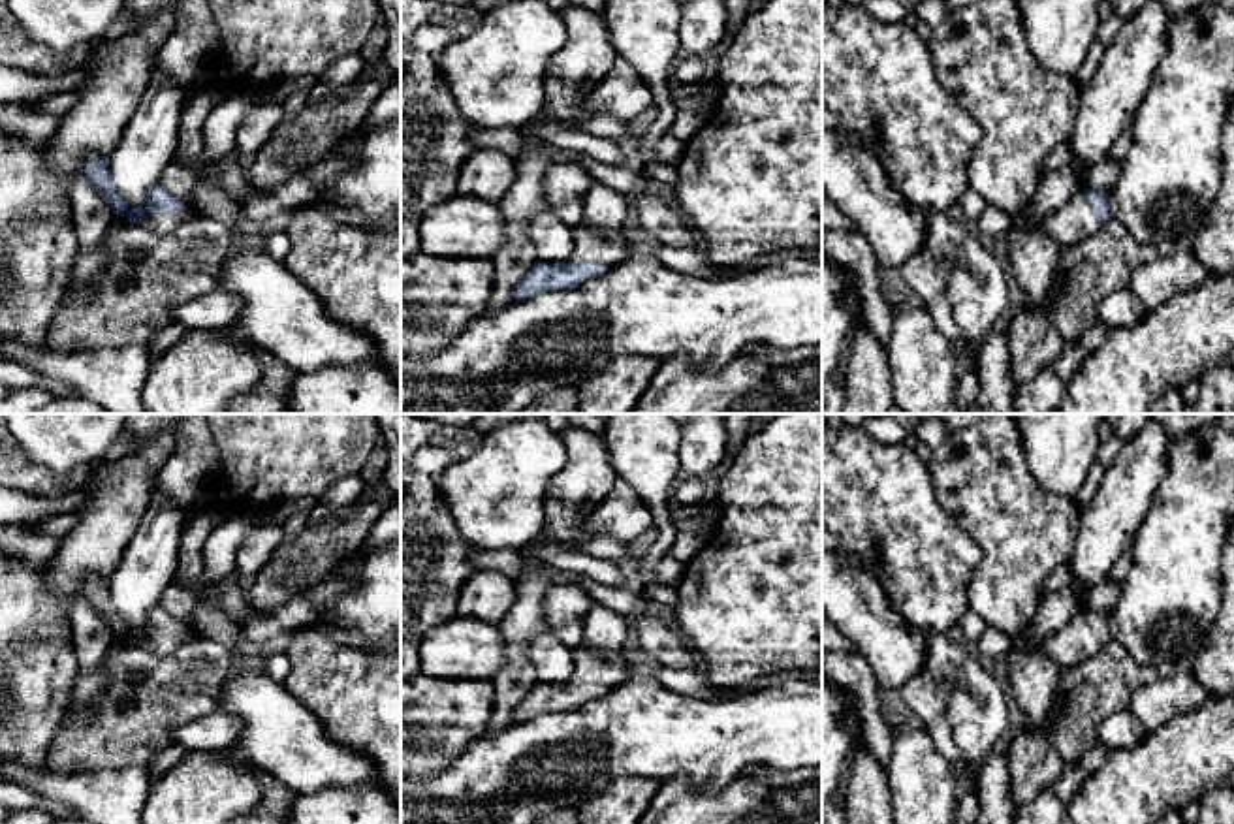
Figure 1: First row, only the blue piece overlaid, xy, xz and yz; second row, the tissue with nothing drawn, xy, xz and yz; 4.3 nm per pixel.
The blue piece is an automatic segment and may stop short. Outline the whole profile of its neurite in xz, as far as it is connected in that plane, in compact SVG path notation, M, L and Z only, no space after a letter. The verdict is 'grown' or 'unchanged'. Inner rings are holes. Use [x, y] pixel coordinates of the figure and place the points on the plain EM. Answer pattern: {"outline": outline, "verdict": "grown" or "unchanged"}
{"outline": "M574 649L574 672L562 685L536 683L514 709L514 721L525 722L551 711L574 711L628 679L628 653L594 655Z", "verdict": "grown"}

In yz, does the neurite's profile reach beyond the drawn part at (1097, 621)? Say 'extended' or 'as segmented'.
extended

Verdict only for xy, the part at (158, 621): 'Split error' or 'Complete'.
Split error

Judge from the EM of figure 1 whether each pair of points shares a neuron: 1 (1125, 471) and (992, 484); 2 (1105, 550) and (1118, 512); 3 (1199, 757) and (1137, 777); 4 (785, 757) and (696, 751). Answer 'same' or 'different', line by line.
1: different
2: same
3: same
4: same

